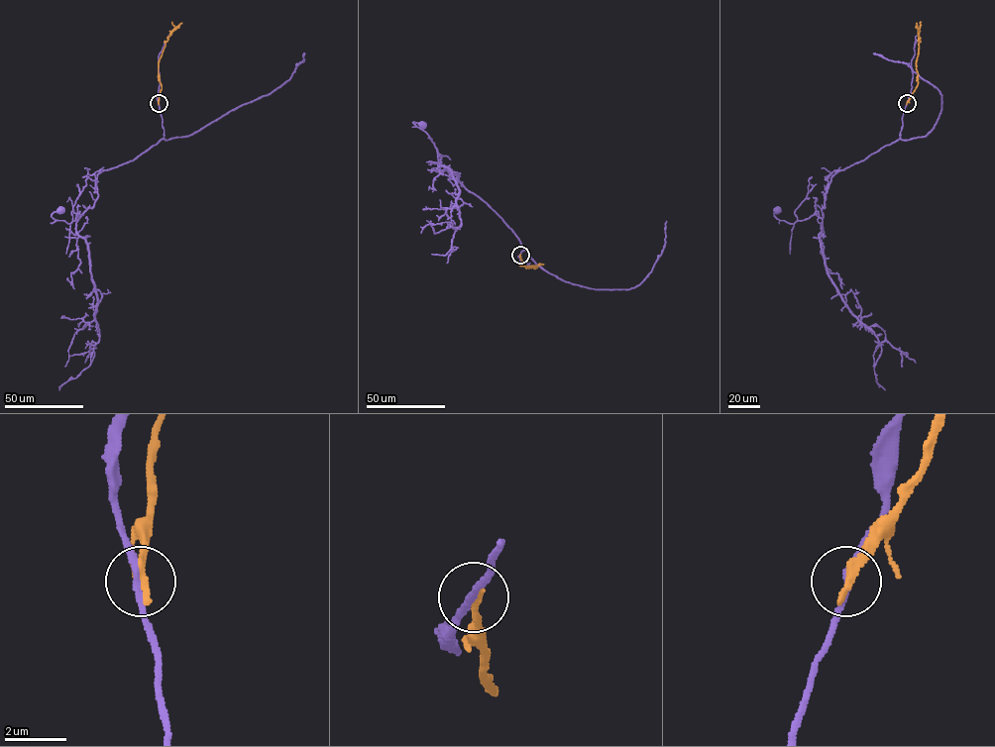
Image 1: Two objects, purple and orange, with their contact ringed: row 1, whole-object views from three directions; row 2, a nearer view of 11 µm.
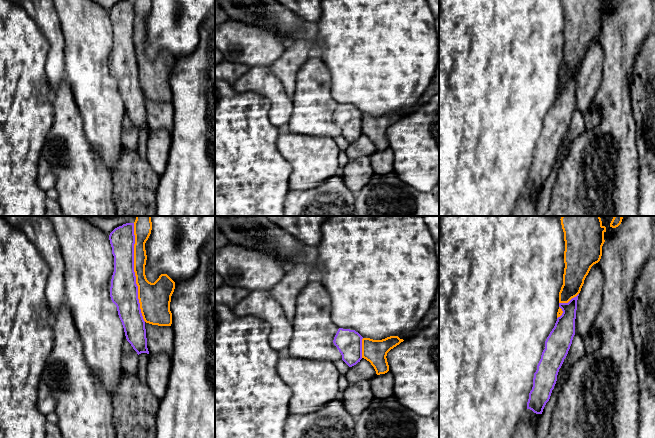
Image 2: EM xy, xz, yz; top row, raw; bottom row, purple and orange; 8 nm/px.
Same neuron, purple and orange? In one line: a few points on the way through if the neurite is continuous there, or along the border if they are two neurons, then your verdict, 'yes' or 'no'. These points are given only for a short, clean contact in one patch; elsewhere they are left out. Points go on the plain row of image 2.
no

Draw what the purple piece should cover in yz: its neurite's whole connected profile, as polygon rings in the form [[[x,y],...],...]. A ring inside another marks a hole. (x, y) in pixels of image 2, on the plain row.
[[[579,70],[568,79],[559,79],[563,89],[545,117],[545,125],[534,149],[527,185],[542,190],[557,157],[557,151],[566,134],[575,111],[575,95]]]

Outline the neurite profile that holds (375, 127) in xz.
[[[413,109],[390,112],[382,116],[363,114],[362,134],[371,139],[377,151],[385,150],[389,147],[389,141],[386,134],[387,129],[411,112],[413,112]]]

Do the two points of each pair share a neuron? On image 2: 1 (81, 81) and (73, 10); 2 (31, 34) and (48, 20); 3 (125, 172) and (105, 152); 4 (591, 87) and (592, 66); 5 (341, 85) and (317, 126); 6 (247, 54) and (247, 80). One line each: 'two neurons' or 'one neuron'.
1: one neuron
2: two neurons
3: two neurons
4: one neuron
5: two neurons
6: two neurons

